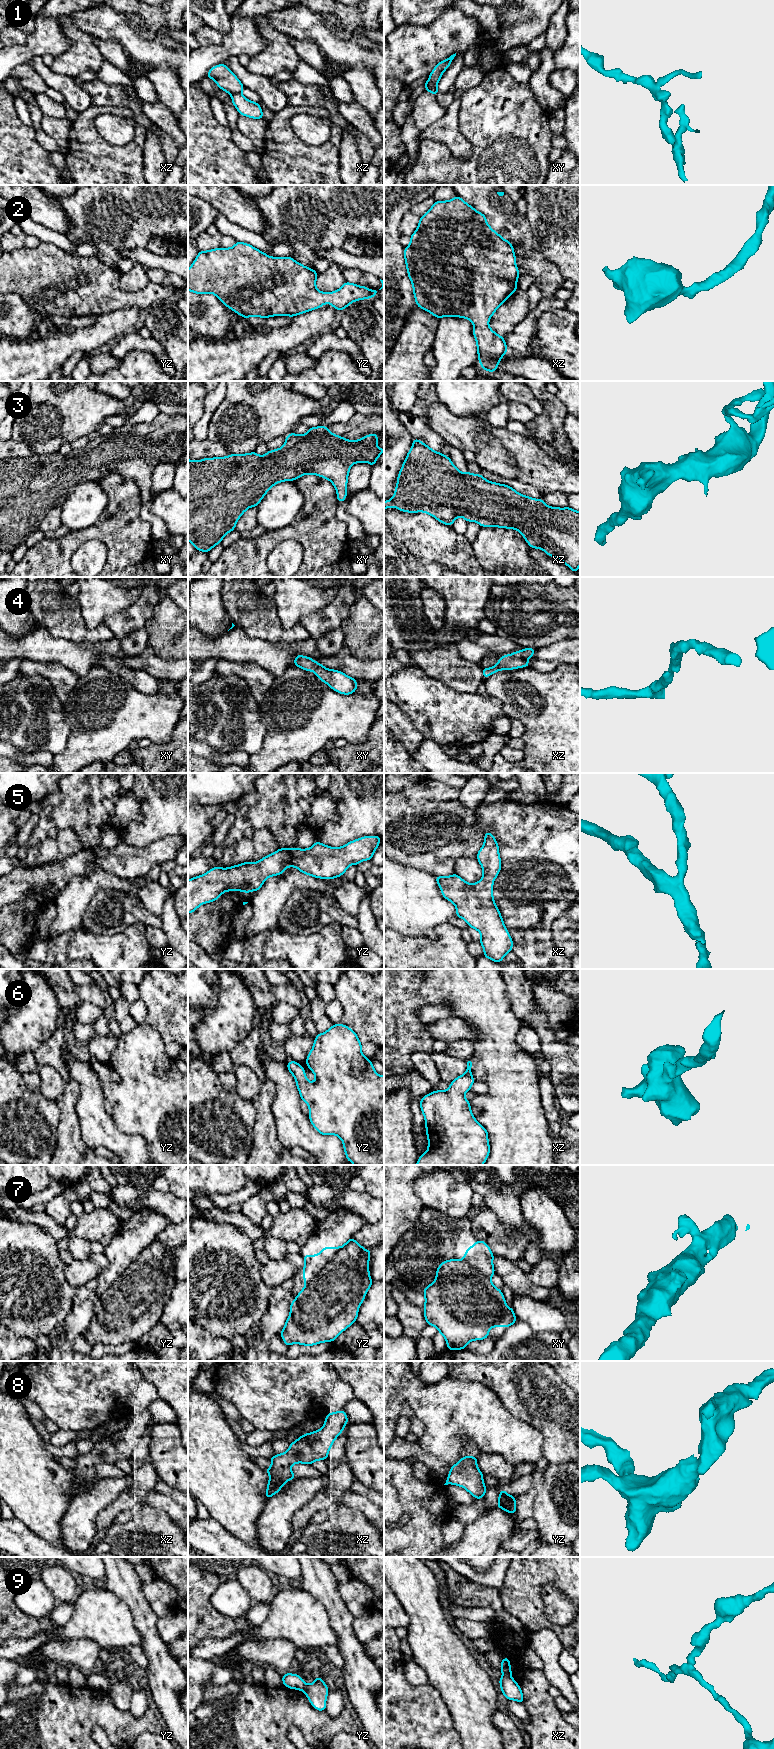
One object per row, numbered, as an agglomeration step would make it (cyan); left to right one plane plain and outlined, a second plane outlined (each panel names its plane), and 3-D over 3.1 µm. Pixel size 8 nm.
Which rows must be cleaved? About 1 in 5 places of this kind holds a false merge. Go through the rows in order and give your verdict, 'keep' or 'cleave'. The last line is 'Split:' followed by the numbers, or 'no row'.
1: cleave
2: keep
3: keep
4: keep
5: keep
6: keep
7: keep
8: keep
9: cleave
Split: 1, 9

